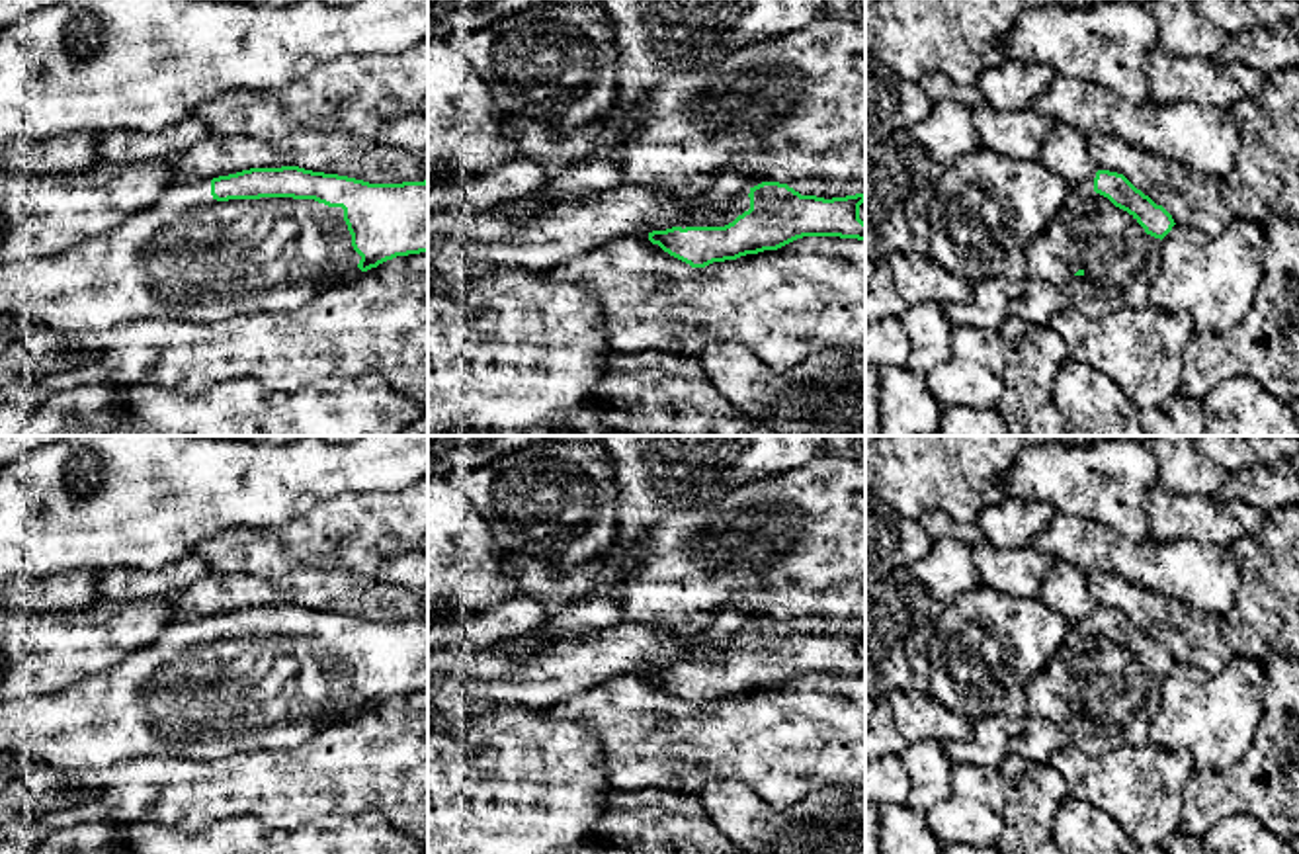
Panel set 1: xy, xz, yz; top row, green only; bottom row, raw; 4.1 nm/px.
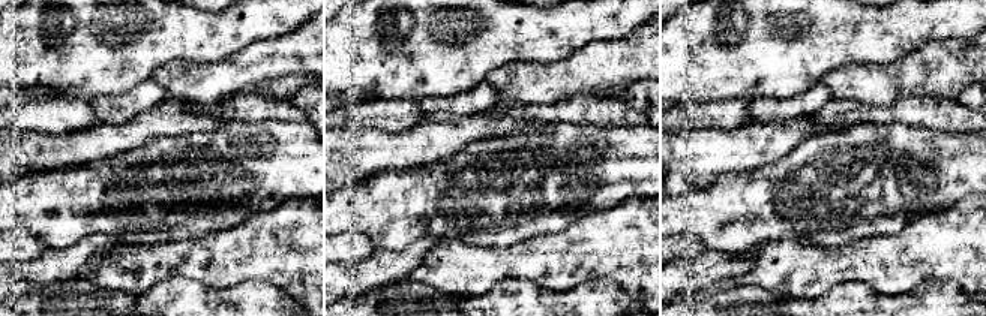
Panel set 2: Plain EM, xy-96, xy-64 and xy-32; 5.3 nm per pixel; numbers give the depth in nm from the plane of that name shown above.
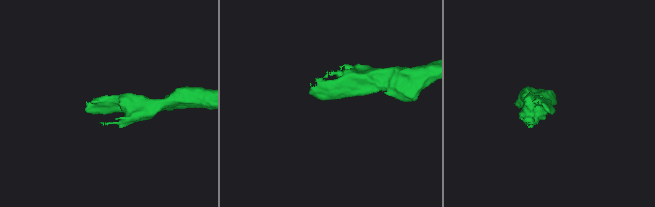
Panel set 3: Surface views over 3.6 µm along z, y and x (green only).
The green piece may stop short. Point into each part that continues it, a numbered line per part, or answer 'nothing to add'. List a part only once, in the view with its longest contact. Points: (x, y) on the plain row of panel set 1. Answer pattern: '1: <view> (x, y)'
1: xy (188, 694)

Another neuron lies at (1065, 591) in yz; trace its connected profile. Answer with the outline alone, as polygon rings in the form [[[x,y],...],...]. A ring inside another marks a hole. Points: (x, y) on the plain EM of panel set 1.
[[[1067,561],[1051,567],[1037,598],[1069,623],[1080,621],[1100,608],[1088,590],[1088,575]]]

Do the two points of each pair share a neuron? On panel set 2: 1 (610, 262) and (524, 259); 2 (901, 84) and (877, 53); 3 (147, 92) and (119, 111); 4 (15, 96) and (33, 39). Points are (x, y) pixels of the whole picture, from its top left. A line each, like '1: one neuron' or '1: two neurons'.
1: one neuron
2: two neurons
3: one neuron
4: two neurons

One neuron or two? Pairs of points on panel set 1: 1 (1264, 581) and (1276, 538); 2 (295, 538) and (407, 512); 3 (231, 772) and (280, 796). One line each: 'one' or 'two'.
1: one
2: one
3: one

